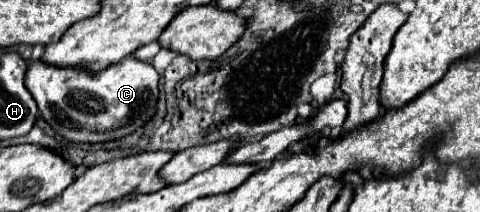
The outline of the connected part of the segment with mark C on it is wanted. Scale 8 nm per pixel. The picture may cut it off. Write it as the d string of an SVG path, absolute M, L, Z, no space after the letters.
M129 56L117 64L111 64L103 72L87 72L81 68L55 68L53 64L43 64L41 60L37 60L37 62L29 64L27 74L25 74L25 86L31 92L31 96L35 98L43 120L59 136L63 136L71 142L79 142L79 144L117 140L117 138L145 126L145 122L151 120L155 114L157 96L159 96L157 82L159 82L157 70L149 62L141 62L133 56Z

